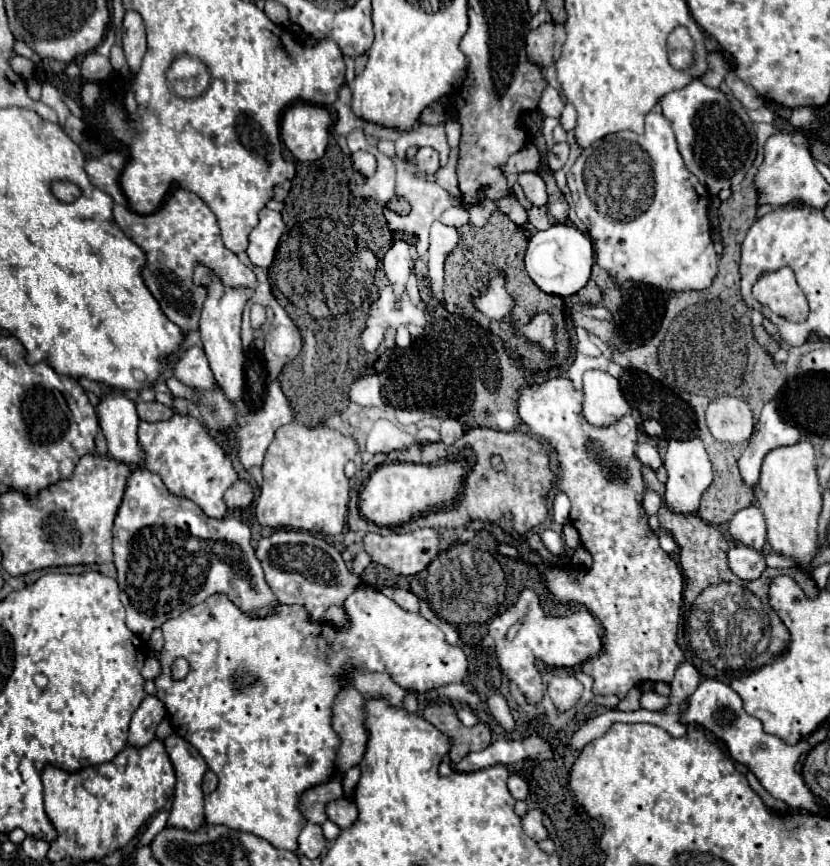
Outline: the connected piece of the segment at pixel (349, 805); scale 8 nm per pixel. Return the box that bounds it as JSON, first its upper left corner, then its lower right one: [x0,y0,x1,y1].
[325,799,357,829]

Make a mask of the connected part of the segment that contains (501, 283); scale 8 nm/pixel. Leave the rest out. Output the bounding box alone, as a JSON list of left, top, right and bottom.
[475,273,513,319]

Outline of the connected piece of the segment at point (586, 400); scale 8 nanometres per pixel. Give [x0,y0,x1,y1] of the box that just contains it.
[583,371,631,427]

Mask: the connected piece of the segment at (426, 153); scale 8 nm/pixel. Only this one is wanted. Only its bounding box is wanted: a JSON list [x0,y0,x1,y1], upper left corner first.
[417,147,439,175]

